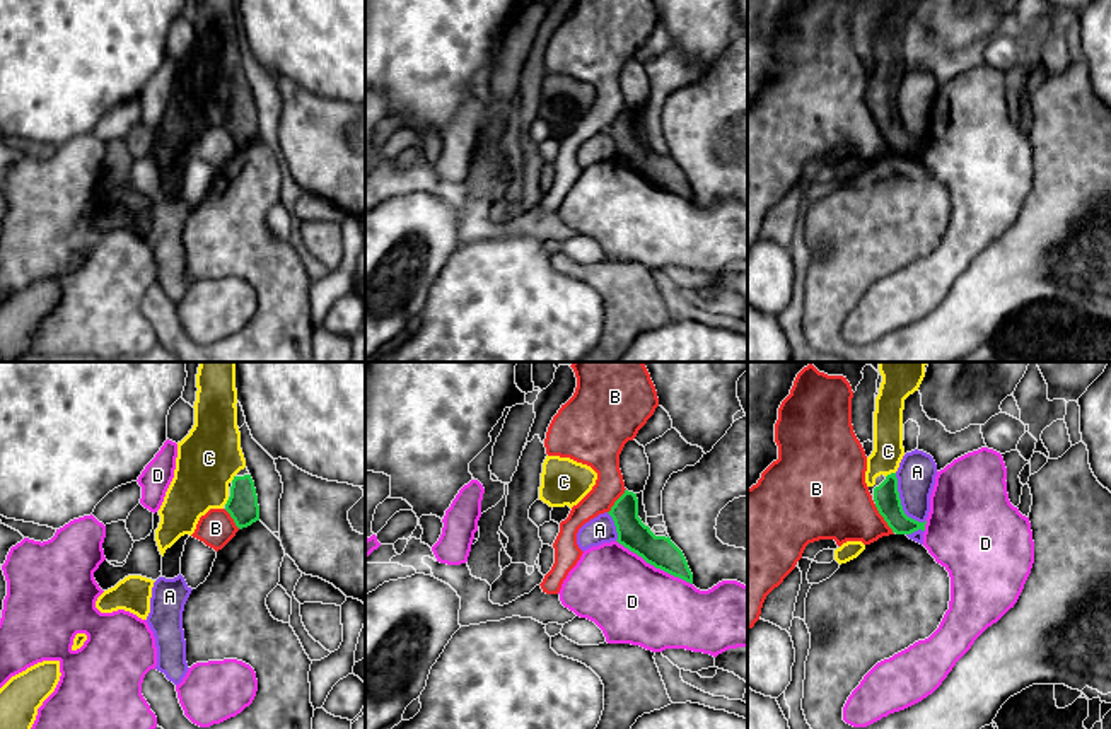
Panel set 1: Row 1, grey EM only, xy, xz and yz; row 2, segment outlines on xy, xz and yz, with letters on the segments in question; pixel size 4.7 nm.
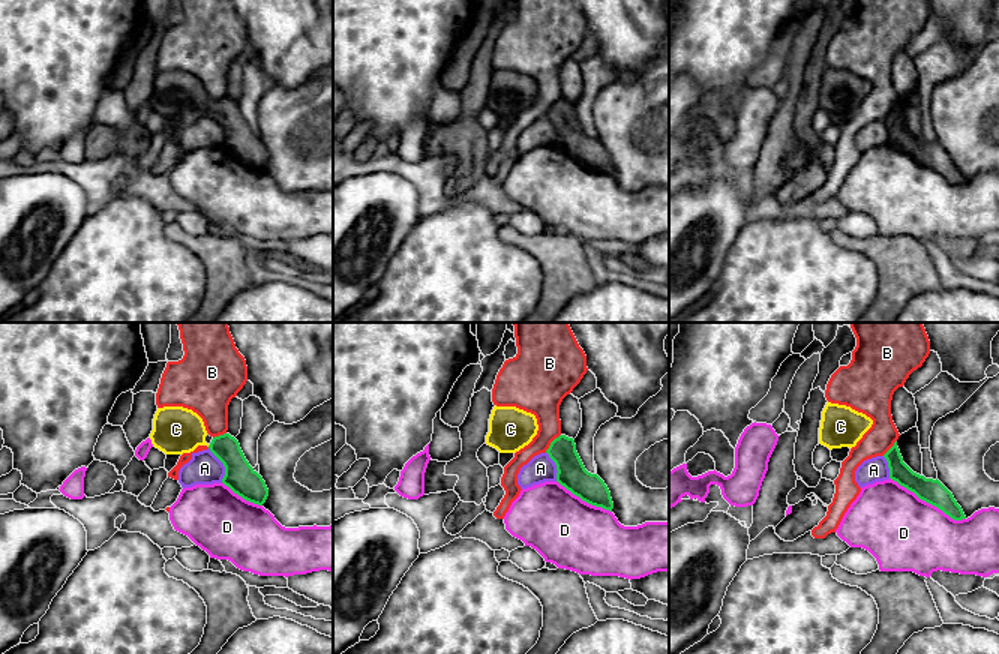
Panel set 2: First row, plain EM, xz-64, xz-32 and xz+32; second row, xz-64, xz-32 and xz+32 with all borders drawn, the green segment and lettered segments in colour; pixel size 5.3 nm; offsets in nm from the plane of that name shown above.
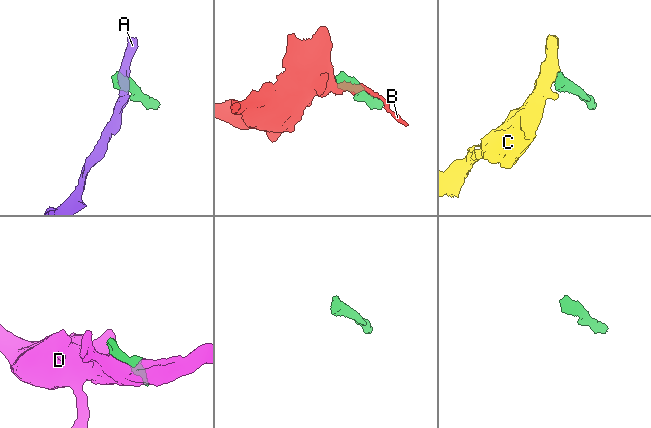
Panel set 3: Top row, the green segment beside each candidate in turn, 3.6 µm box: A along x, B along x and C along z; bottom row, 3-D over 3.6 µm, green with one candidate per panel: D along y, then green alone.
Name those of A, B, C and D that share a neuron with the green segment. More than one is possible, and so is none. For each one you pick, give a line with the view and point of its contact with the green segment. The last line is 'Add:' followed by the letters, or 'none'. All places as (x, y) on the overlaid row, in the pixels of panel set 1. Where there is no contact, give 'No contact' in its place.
C: Touches green at yz (891, 473)
Add: C

